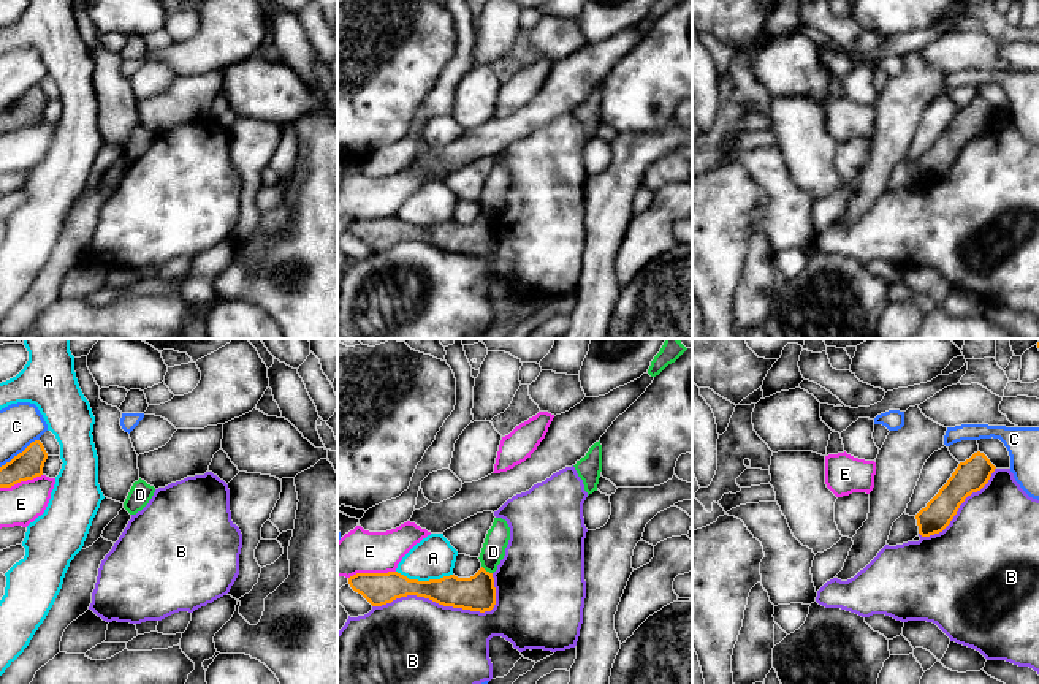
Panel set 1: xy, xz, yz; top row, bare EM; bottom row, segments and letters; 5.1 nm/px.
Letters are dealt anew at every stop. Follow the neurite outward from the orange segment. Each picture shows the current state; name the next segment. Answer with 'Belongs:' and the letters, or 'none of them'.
Belongs: none of them

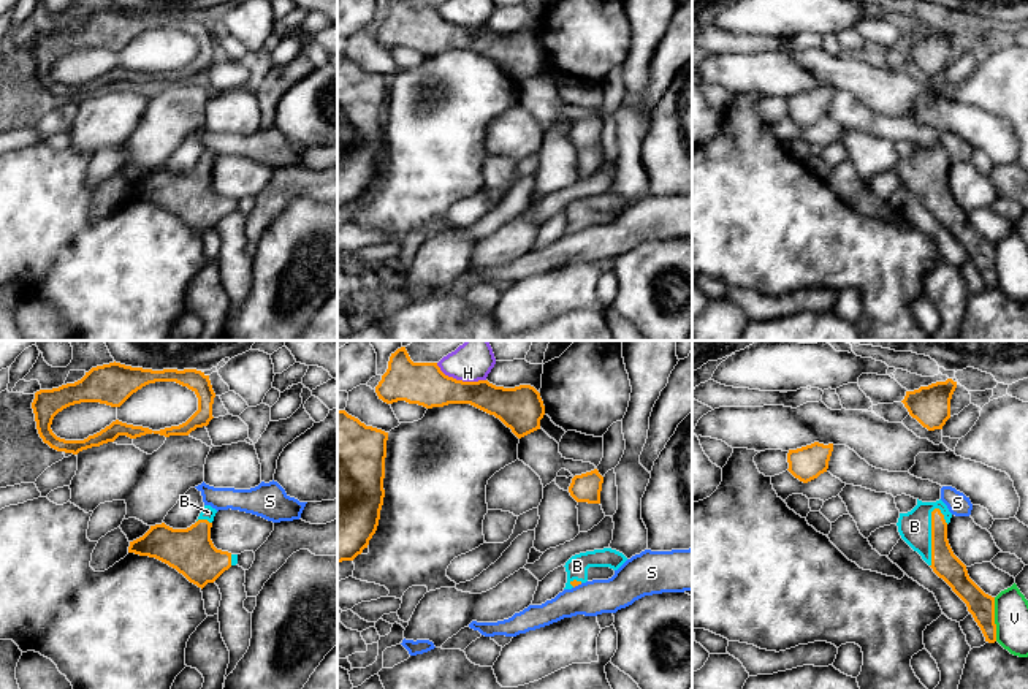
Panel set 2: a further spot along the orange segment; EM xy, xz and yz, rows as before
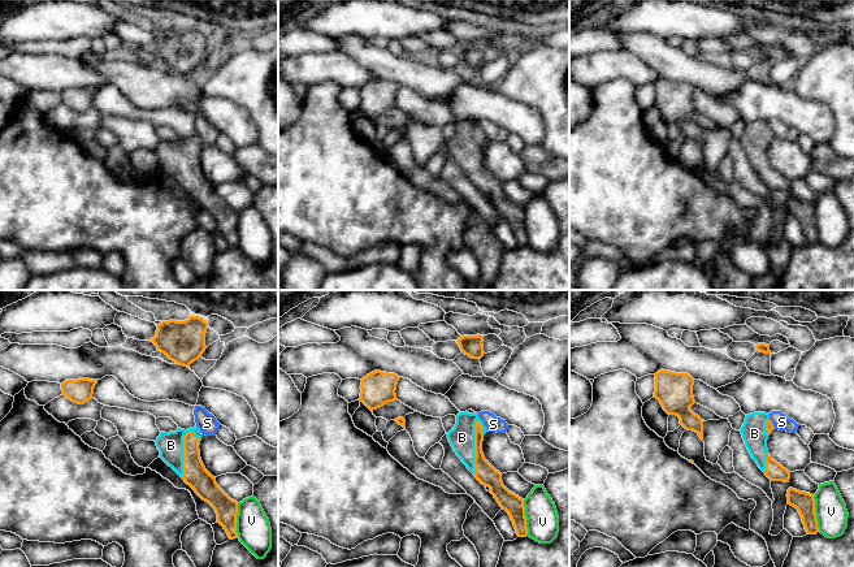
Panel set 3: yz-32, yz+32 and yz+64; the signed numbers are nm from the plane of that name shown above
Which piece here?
Belongs: B

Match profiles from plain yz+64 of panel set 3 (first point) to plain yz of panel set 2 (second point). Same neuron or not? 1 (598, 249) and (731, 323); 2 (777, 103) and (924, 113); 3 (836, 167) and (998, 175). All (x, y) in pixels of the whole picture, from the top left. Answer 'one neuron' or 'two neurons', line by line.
1: two neurons
2: one neuron
3: one neuron

